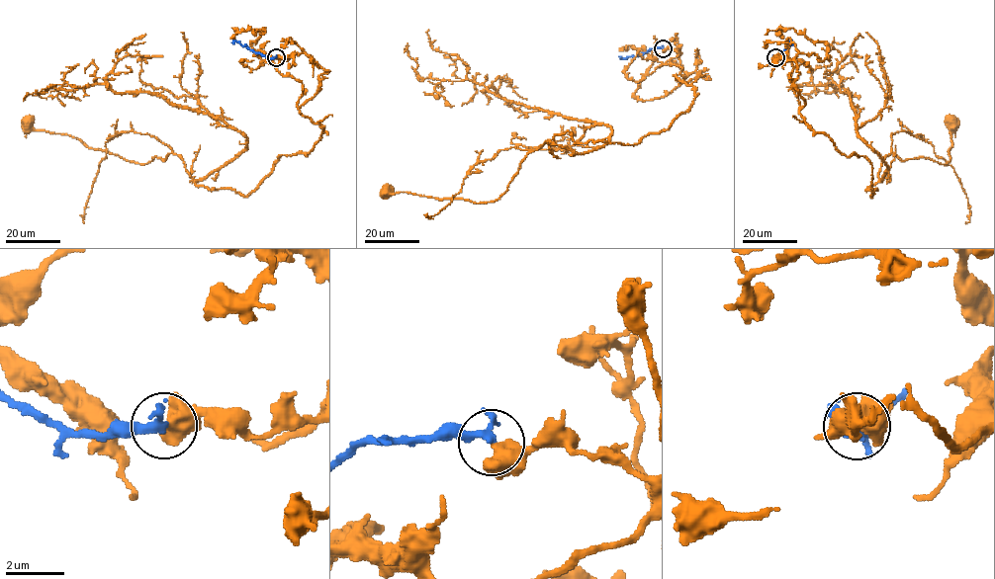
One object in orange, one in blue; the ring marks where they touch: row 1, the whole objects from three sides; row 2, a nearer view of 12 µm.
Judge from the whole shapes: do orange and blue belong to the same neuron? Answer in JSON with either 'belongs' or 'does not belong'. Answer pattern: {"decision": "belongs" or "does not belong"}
{"decision": "does not belong"}

